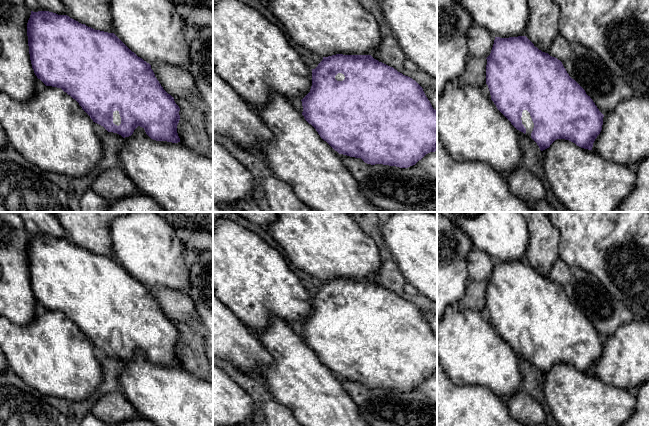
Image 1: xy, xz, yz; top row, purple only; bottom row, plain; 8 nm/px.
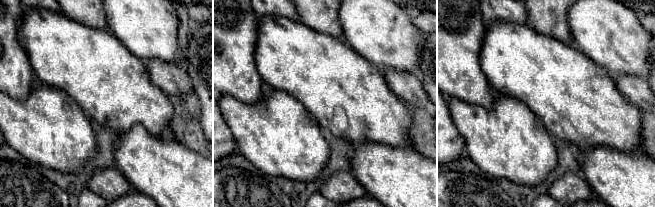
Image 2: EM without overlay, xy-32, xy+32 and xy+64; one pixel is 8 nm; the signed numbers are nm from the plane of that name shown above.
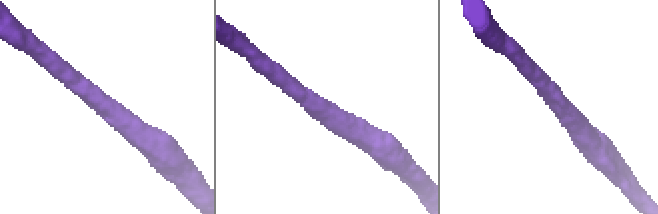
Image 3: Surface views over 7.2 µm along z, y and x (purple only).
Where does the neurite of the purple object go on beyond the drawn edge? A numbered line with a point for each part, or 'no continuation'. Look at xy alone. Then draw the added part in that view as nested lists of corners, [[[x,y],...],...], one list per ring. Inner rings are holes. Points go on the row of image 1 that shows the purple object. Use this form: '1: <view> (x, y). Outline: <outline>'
1: xy (116, 116). Outline: [[[117,110],[113,112],[113,123],[117,126],[121,124],[121,117]]]

